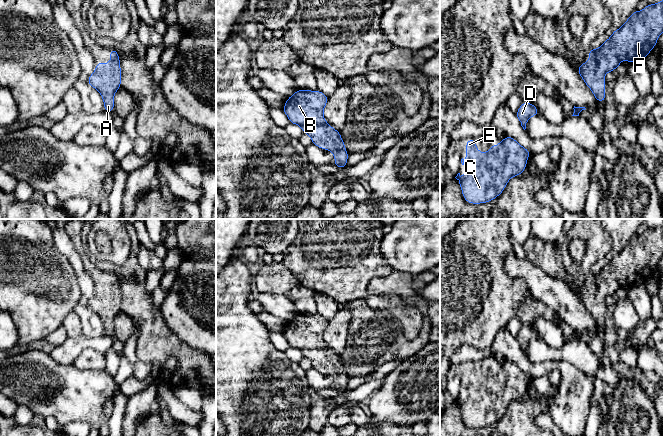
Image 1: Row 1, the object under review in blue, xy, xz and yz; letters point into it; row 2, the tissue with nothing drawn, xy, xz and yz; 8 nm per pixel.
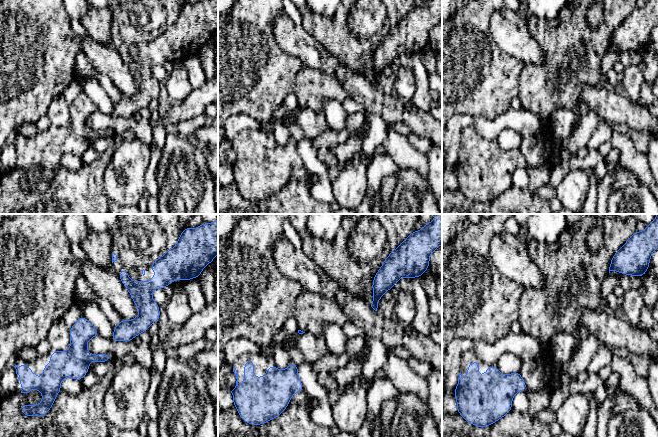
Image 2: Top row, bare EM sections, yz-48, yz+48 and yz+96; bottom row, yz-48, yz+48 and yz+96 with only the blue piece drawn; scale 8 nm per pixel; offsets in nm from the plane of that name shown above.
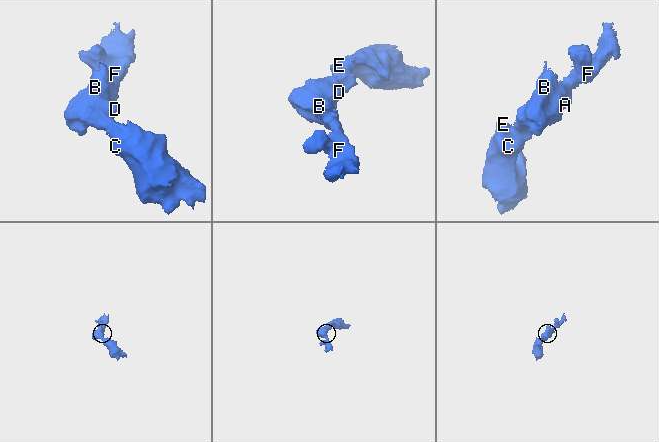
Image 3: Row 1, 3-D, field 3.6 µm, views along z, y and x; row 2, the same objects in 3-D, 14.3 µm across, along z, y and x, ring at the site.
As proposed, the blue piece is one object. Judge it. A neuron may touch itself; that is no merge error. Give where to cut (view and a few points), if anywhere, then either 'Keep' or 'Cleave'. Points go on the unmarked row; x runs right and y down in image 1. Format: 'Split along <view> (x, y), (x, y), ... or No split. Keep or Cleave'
No split. Keep

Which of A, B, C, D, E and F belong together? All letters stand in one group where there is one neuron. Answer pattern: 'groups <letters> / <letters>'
groups A B C D E F

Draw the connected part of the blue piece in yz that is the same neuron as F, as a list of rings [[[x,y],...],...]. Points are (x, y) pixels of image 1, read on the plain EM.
[[[663,224],[656,228],[647,228],[642,235],[634,235],[621,252],[613,254],[611,261],[598,273],[589,273],[589,285],[579,288],[577,296],[591,313],[597,326],[605,326],[604,299],[620,292],[620,284],[636,286],[644,284],[657,269],[657,262],[663,256]]]

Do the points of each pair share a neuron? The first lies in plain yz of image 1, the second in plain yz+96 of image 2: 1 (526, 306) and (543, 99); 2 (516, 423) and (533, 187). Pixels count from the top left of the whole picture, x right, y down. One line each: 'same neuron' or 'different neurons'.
1: same neuron
2: different neurons

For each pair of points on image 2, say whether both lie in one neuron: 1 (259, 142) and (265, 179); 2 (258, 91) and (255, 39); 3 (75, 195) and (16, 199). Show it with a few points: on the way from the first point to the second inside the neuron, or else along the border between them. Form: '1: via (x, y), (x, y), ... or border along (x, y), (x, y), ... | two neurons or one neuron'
1: via (259, 151), (262, 170) | one neuron
2: via (261, 78), (260, 70), (255, 60), (255, 52) | one neuron
3: via (60, 202), (31, 202) | one neuron

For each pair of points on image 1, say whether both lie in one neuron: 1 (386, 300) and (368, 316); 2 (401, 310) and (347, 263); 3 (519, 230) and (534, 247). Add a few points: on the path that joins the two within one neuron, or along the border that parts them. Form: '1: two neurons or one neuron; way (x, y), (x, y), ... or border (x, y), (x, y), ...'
1: two neurons; border (354, 300), (387, 309), (397, 320)
2: one neuron; way (384, 301), (371, 300), (351, 280)
3: two neurons; border (531, 235), (522, 245)

